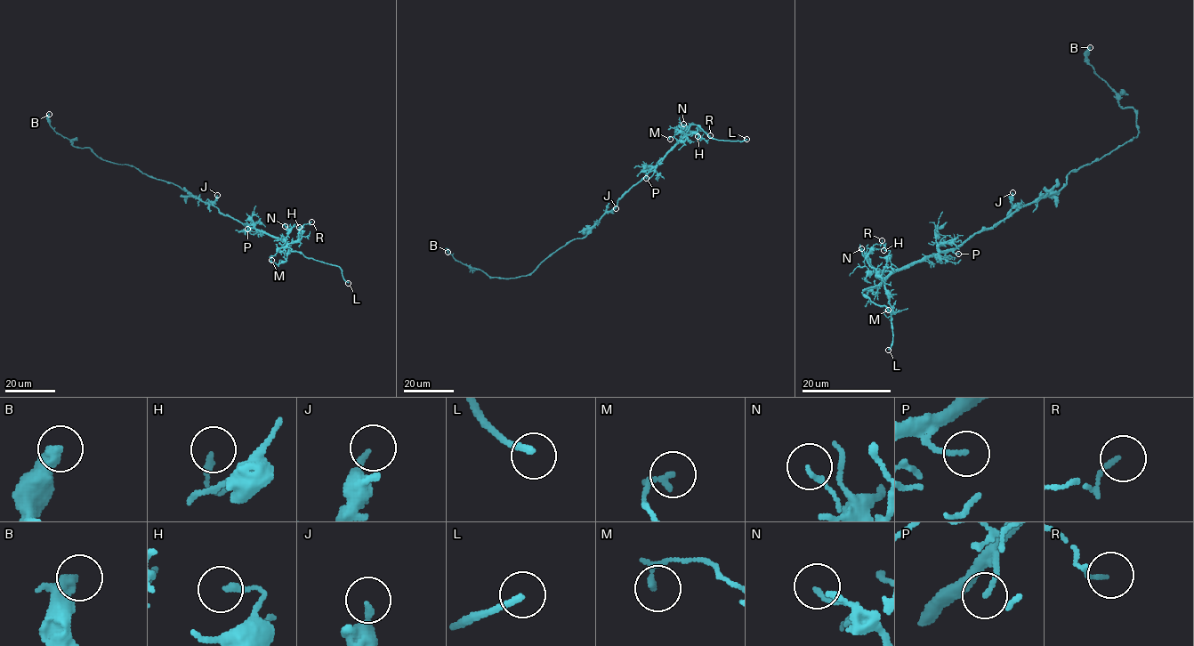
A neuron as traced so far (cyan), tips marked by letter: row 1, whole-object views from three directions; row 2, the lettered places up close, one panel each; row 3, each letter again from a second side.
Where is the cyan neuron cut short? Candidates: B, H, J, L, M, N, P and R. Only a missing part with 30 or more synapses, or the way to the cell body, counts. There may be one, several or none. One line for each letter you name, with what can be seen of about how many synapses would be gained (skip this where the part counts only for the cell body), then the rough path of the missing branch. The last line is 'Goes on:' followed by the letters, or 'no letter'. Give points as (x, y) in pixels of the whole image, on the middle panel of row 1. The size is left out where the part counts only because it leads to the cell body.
Goes on: L

